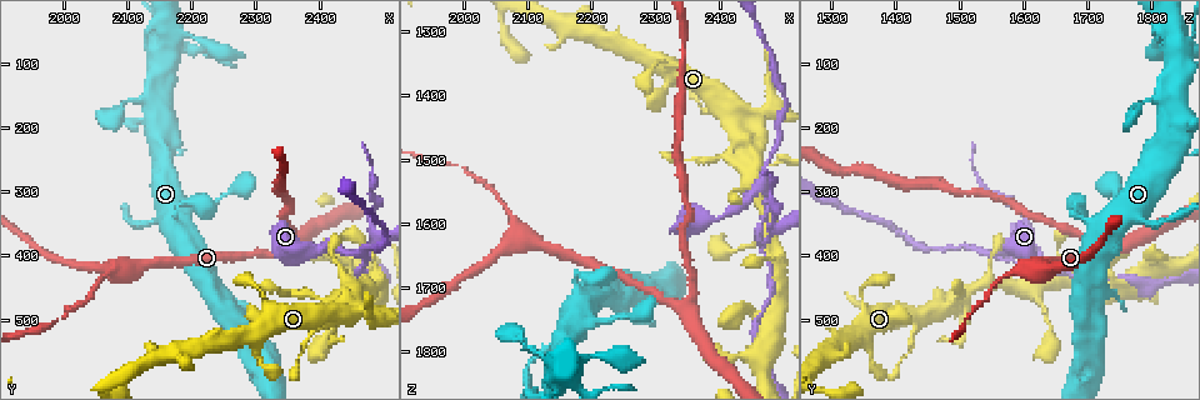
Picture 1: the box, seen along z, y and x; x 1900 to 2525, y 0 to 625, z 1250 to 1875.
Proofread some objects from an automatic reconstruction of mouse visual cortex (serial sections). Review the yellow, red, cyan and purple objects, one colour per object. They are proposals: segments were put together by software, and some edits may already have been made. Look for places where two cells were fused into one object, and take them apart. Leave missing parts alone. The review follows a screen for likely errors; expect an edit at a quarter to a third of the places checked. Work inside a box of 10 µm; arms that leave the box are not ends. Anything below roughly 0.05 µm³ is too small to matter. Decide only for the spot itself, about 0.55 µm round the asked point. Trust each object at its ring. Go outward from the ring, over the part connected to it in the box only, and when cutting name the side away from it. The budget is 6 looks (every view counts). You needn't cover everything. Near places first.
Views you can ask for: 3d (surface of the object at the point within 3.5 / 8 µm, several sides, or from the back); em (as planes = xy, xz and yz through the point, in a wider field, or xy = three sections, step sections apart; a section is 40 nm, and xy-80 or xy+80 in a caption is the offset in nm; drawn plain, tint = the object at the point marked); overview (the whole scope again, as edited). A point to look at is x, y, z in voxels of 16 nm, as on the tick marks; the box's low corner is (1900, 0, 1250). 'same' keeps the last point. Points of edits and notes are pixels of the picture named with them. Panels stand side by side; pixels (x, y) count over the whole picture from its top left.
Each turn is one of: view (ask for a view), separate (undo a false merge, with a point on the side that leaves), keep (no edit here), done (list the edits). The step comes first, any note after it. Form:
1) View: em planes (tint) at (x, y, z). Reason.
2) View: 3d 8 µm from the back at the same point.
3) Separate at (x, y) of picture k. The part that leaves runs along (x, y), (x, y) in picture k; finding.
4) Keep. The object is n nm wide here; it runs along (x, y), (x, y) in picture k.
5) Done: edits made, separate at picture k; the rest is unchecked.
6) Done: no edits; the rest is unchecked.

View: 3d 3.5 µm from the back at (2070, 430, 1575). Thick turns thin.

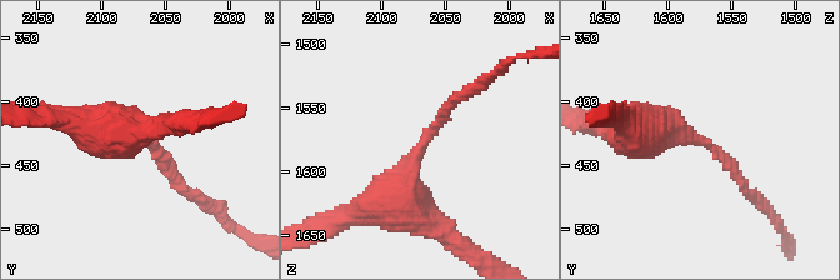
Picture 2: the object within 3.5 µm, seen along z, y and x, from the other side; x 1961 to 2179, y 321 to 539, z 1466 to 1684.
View: em xy step 2 (tint) at (2066, 430, 1578). The arms are 150, 500 nm wide; need the tissue.

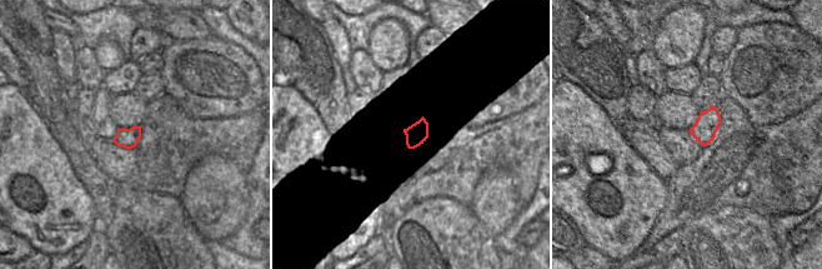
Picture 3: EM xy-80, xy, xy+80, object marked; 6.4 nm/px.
Keep. The object is 140 nm wide here; it runs along (378, 205), (466, 93) in picture 2; continuous, no second cell.

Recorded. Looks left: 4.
View: 3d 8 µm from the back at (2465, 430, 1640). Abrupt turn.

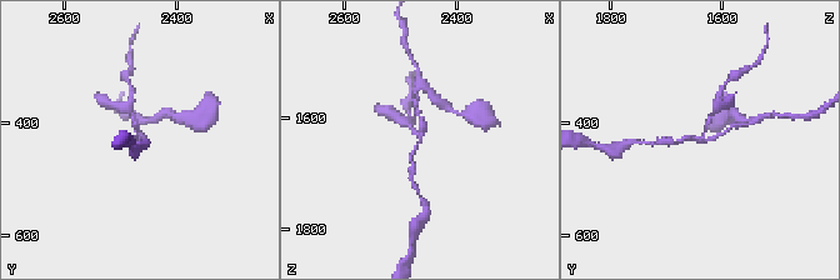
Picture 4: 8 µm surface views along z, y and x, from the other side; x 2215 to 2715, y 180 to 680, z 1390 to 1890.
View: em xy step 3 (tint) at the same point. 3 arms meet here; the arms are 150, 150, 150 nm wide; need the tissue.

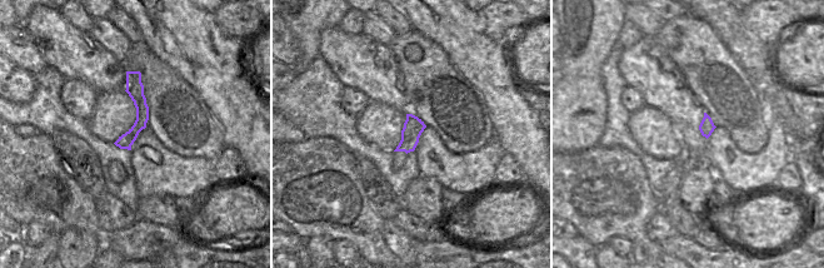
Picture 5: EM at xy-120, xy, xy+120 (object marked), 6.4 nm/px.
Separate at (408, 123) of picture 4. The part that leaves runs along (138, 131), (126, 108), (129, 86) in picture 4; a second cell is stuck on.

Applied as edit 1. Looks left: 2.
Done: edits made, separate at picture 4; the rest is unchecked.

